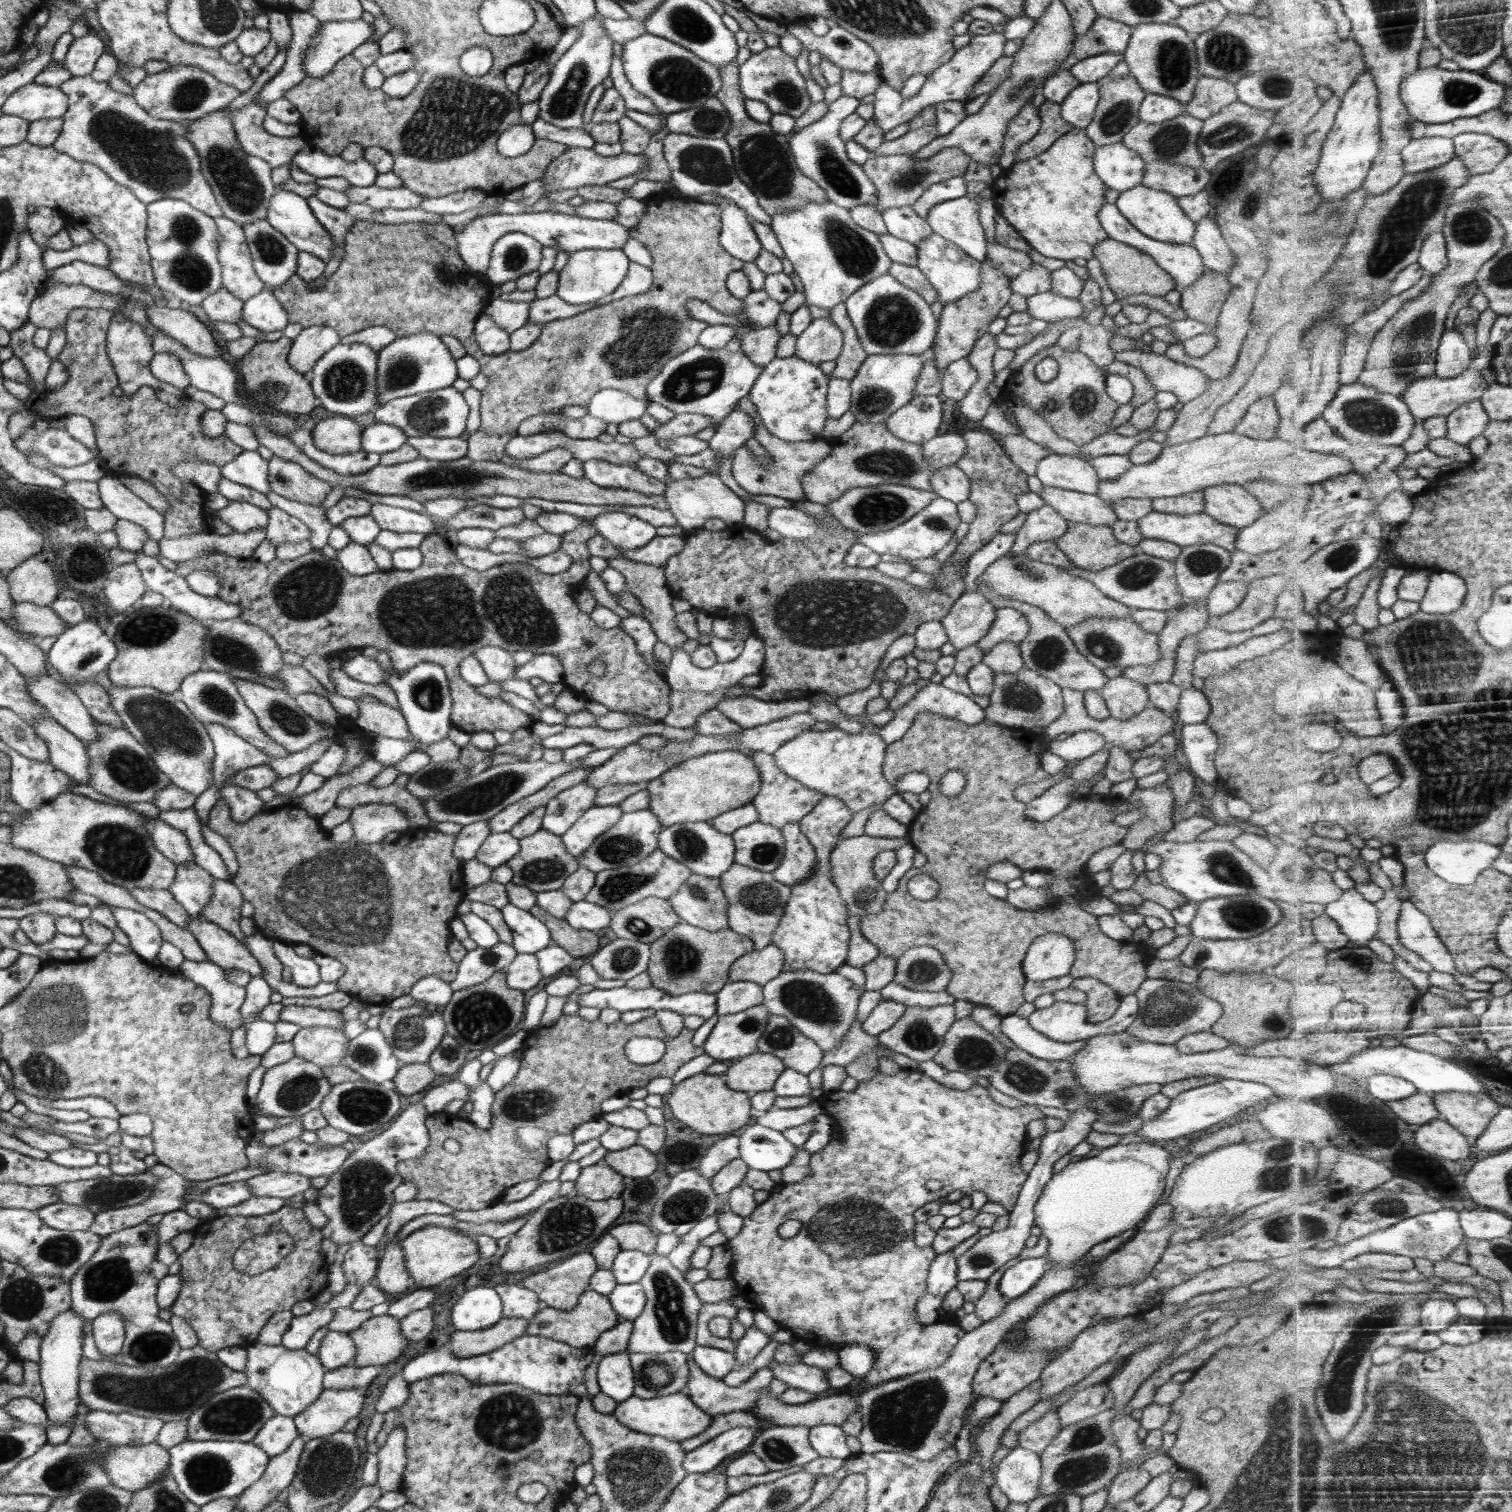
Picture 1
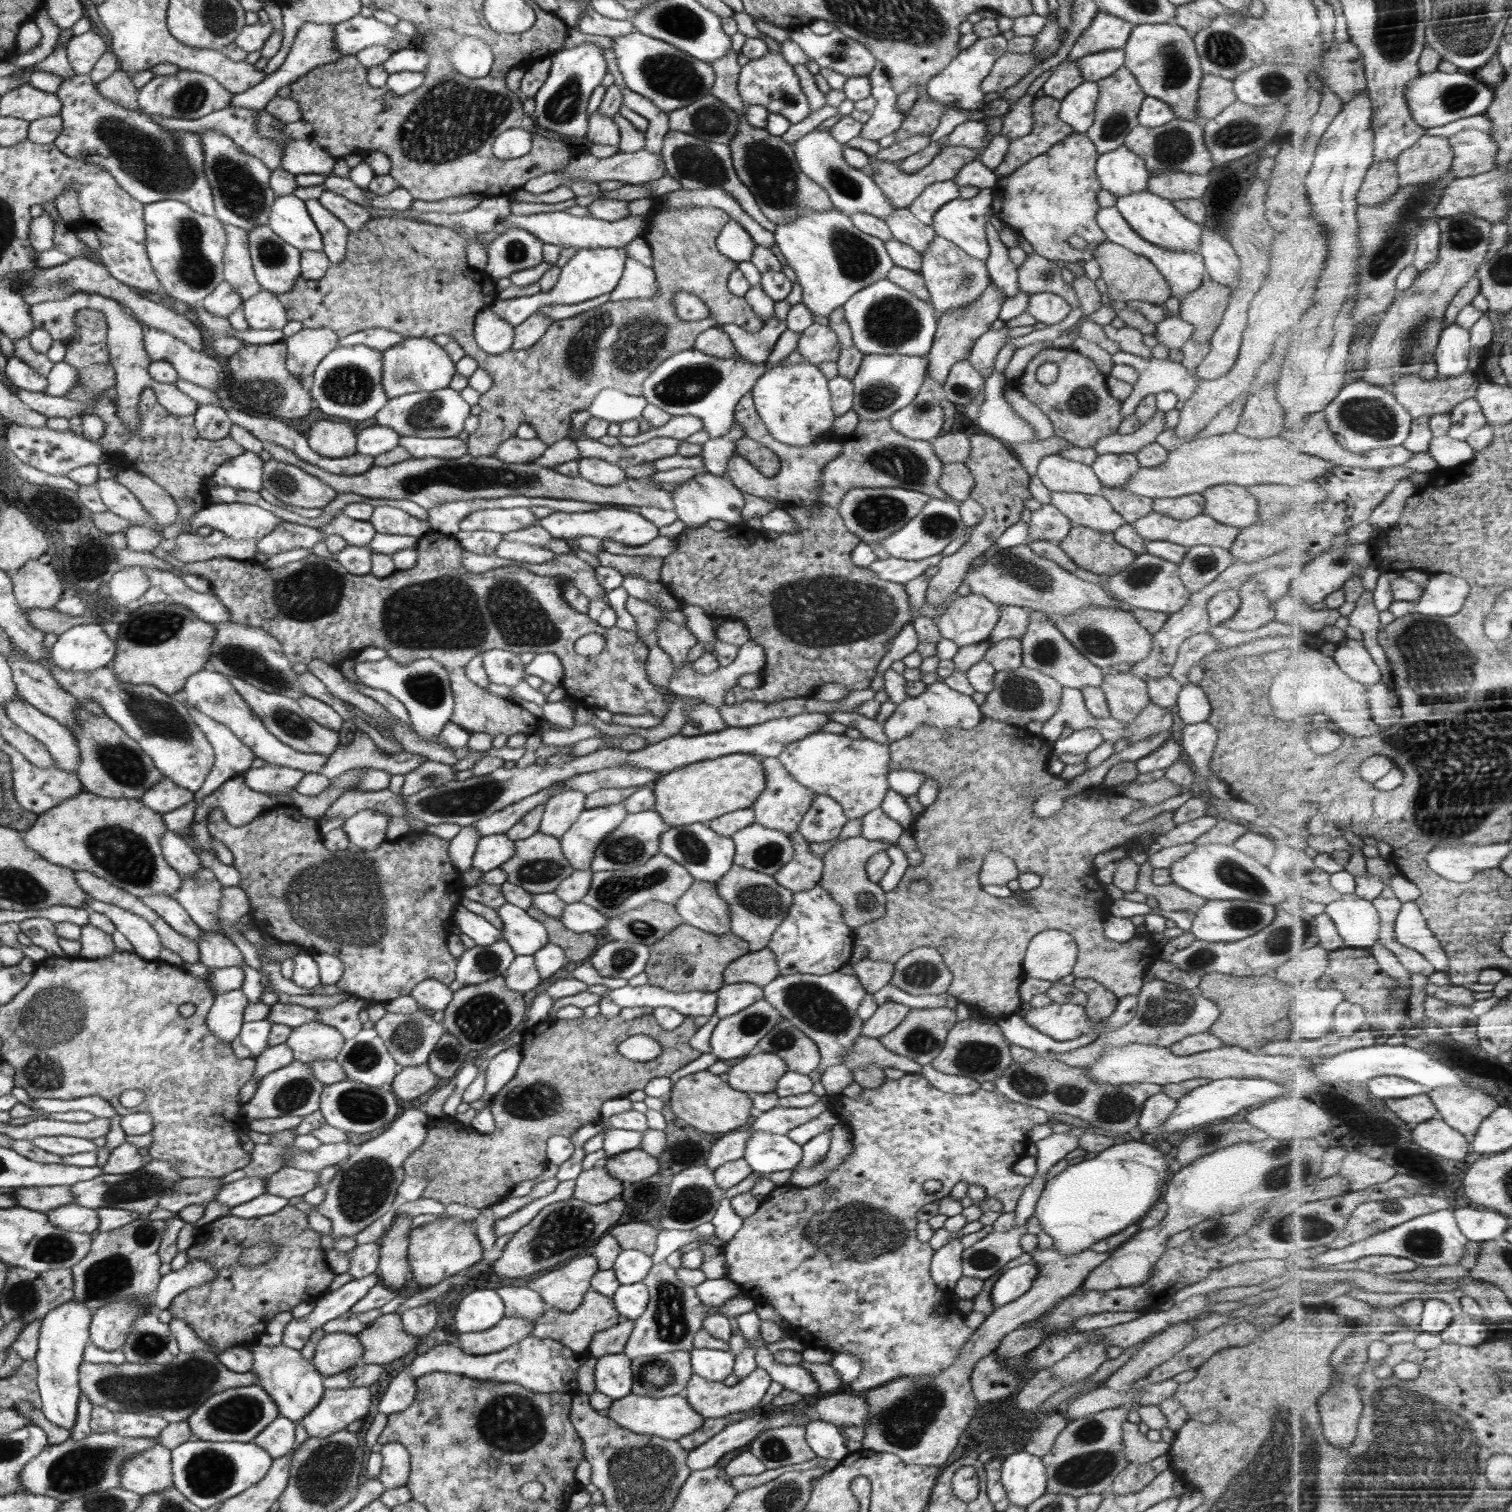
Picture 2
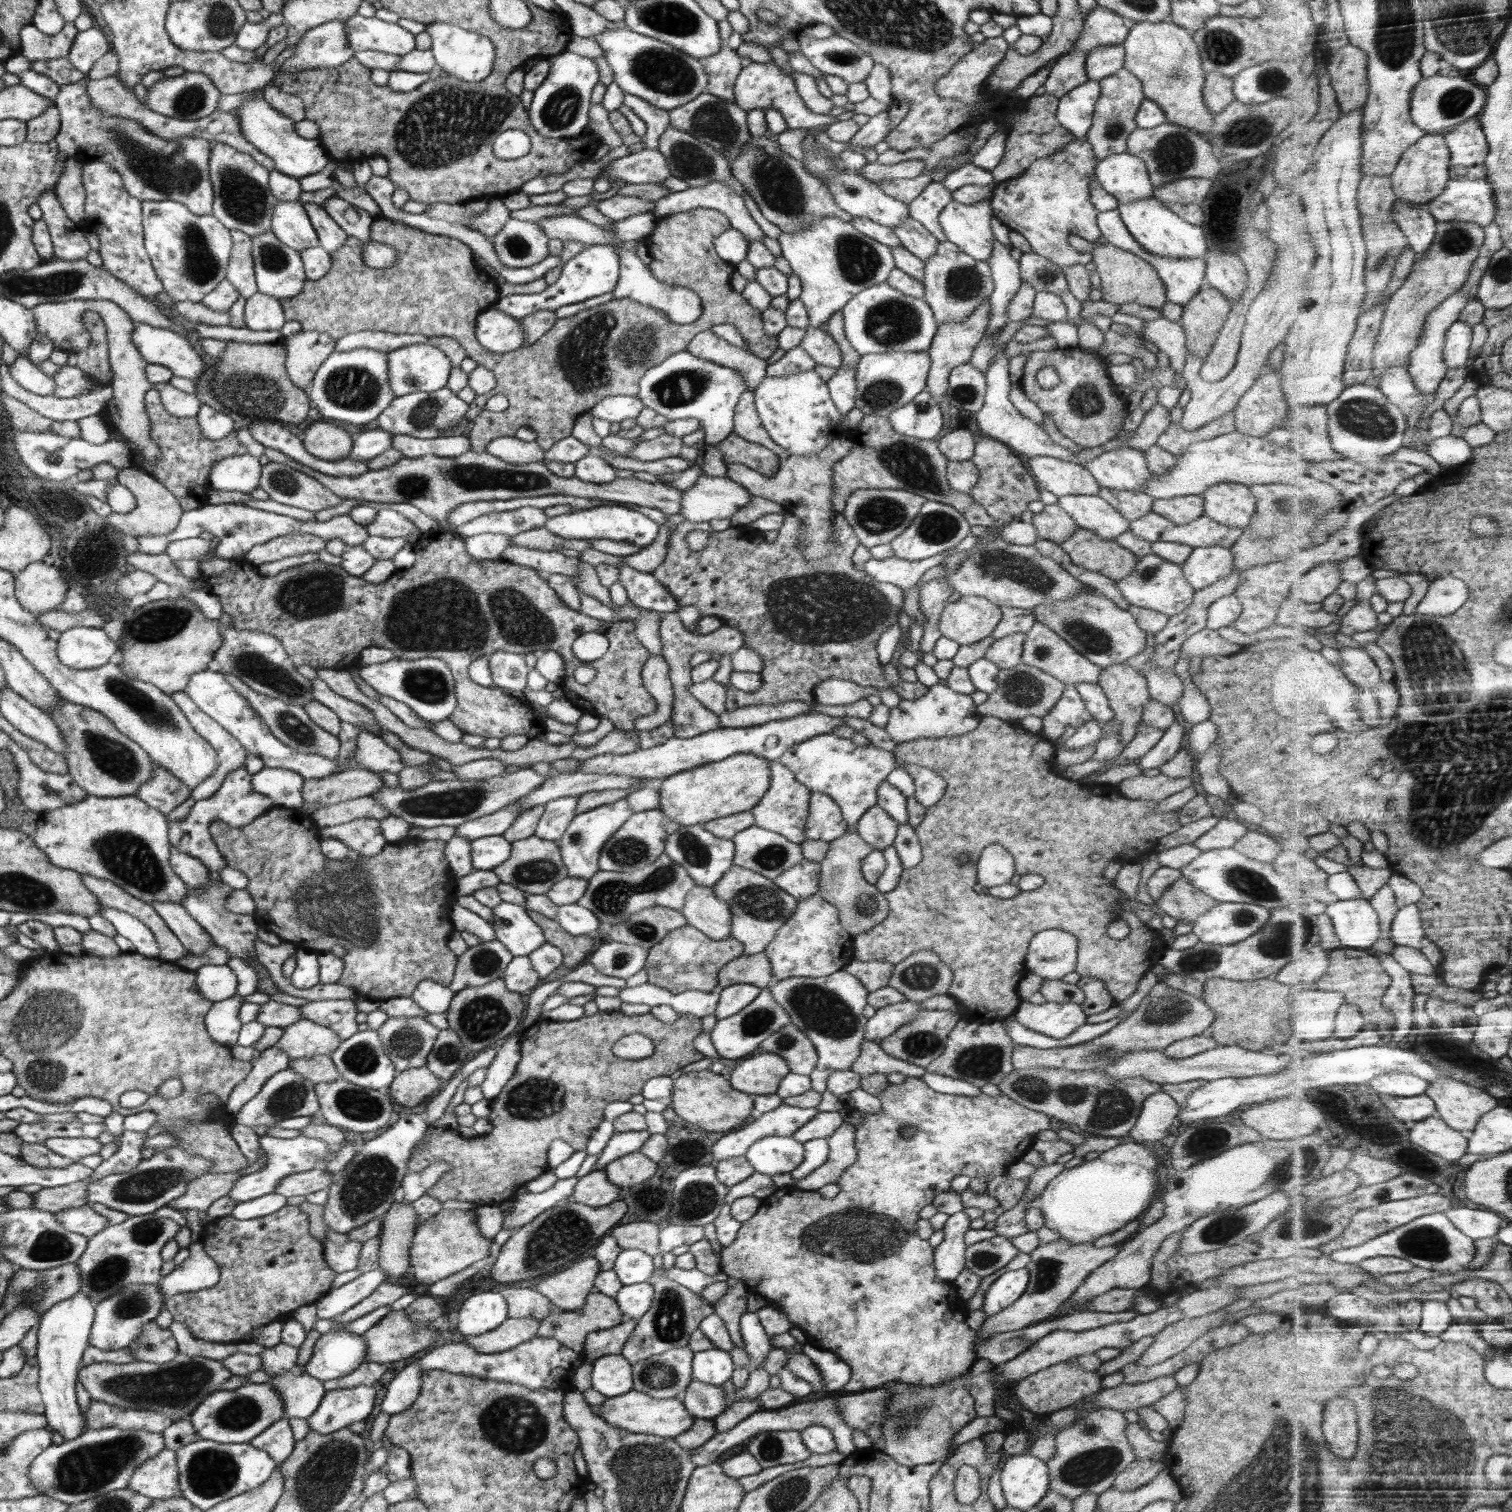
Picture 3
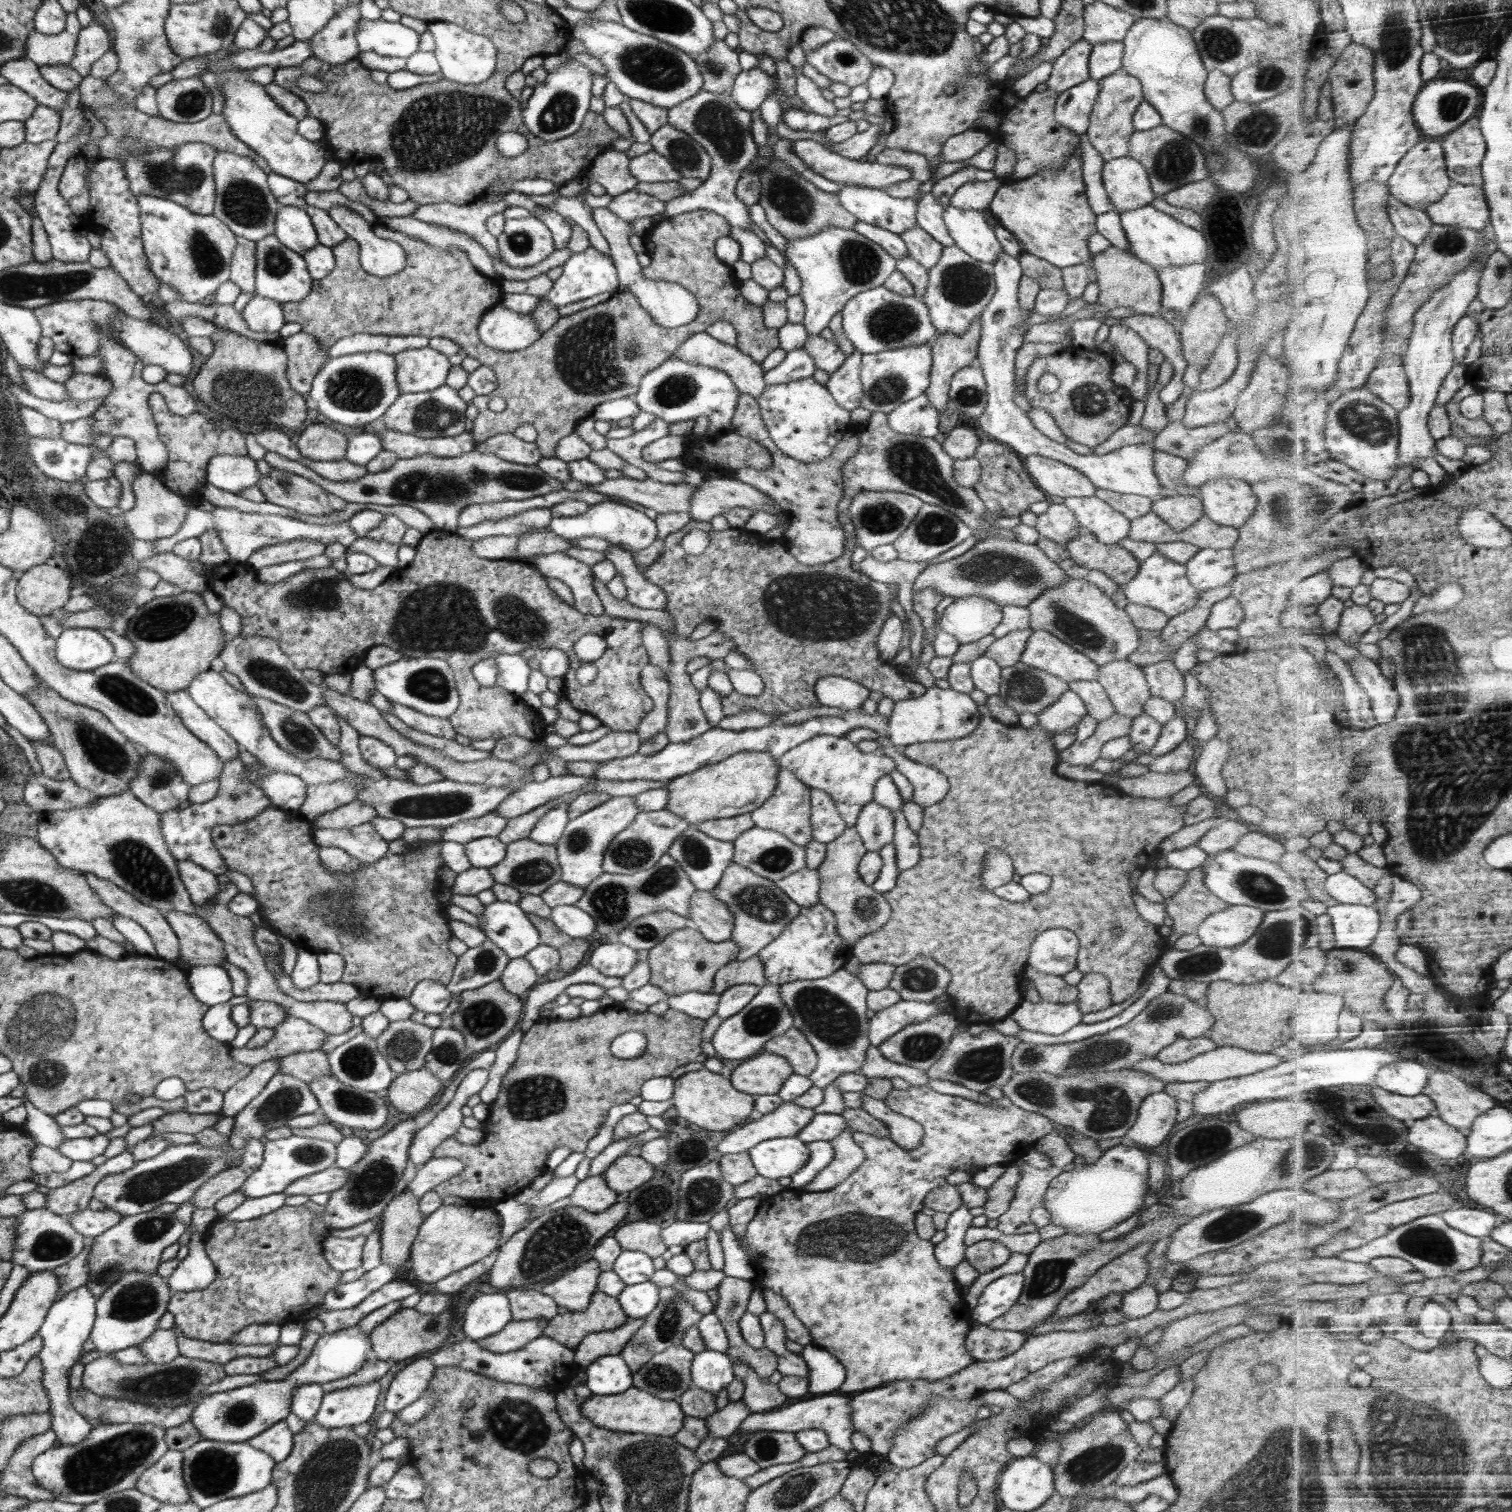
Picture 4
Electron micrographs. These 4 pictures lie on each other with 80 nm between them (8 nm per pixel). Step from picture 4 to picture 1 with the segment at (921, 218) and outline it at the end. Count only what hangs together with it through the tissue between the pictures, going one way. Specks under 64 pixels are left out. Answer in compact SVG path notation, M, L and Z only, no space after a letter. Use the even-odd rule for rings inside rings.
M956 176L948 180L930 185L928 190L918 198L918 200L911 206L914 212L926 219L928 212L936 204L944 202L945 200L954 200L955 198L962 198L967 194L967 182L963 176Z

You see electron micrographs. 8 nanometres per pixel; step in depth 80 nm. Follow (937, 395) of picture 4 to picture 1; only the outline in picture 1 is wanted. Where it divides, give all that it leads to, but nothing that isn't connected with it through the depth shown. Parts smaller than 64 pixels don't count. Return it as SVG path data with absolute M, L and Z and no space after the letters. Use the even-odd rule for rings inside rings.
M986 259L980 266L981 282L978 290L960 301L944 305L939 321L937 321L937 333L933 344L934 361L936 369L943 374L950 363L967 358L976 341L988 333L988 326L998 317L998 313L1008 304L1011 295L1011 279L998 270Z

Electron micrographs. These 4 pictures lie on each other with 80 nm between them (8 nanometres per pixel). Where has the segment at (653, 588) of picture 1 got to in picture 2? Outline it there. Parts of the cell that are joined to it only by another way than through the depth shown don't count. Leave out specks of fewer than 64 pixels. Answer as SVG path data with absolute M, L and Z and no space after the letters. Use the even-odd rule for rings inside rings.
M608 551L598 552L595 557L602 566L611 566L623 574L643 578L647 581L661 580L661 566L664 563L660 557L626 556ZM666 618L659 620L657 629L657 645L670 656L674 668L679 668L687 662L687 654L699 640L689 629Z

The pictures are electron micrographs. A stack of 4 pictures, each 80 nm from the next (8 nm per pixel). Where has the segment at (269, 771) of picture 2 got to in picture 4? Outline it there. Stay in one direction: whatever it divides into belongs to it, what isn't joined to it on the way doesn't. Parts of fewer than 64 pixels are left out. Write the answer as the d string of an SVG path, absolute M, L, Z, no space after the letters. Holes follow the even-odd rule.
M268 772L258 787L282 810L298 812L307 797L307 785L294 774Z

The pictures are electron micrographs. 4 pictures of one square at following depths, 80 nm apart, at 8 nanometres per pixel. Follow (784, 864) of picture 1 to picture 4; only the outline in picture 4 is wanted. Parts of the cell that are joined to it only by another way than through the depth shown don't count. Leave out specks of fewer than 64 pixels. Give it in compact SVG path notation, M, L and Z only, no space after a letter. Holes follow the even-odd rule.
M805 866L775 883L798 906L814 906L819 903L820 879L817 869L808 869Z

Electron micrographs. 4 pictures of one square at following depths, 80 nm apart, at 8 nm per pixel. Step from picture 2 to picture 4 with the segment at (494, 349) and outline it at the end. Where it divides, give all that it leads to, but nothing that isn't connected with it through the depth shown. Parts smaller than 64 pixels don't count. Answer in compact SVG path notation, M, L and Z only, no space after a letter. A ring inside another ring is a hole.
M499 303L482 315L478 336L490 348L516 352L532 346L541 337L541 332L529 314L506 310Z

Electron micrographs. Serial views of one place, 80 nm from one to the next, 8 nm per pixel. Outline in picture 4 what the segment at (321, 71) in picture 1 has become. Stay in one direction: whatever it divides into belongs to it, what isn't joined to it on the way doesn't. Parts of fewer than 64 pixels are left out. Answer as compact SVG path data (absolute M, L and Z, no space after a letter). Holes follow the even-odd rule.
M359 17L356 38L359 50L375 52L380 56L408 58L421 48L422 40L418 32L406 28L400 22L367 20Z

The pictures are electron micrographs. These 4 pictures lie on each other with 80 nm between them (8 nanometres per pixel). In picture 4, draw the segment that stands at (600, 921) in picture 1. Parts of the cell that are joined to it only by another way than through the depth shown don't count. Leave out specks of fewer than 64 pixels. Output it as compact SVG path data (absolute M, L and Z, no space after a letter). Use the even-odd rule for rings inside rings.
M575 904L554 907L549 919L572 938L590 938L596 930L594 919Z

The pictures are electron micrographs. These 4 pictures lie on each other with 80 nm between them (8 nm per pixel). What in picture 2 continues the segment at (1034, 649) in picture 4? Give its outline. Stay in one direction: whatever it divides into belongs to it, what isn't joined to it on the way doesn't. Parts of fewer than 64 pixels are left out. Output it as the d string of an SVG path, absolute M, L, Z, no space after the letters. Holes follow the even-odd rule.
M1026 608L1025 610L1029 612L1029 623L1026 634L1021 638L1021 659L1024 666L1041 670L1044 674L1058 681L1063 687L1077 688L1079 690L1085 686L1099 687L1103 683L1105 670L1092 664L1083 654L1080 654L1080 652L1070 644L1070 641L1064 638L1064 635L1058 630L1058 627L1054 626L1054 623L1049 619L1049 615L1046 612L1031 610L1030 608Z

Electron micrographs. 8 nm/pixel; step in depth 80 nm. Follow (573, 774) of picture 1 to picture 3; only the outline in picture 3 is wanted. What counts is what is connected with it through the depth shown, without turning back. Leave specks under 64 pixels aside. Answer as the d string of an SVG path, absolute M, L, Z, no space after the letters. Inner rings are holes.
M516 801L516 803L505 806L492 814L464 822L457 826L455 834L458 837L470 839L470 841L486 836L503 835L522 811L521 804Z

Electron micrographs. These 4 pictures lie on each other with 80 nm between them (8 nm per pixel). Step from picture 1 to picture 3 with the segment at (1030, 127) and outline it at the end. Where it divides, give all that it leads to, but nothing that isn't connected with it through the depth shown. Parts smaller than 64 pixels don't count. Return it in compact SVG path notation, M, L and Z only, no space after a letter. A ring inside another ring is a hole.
M1096 5L1083 20L1083 28L1074 49L1091 51L1097 46L1116 46L1125 42L1126 36L1137 23L1122 15Z

